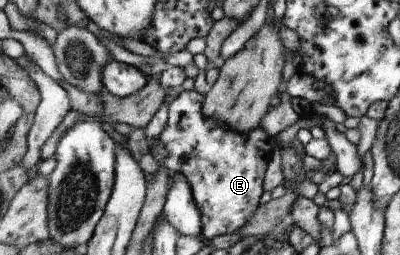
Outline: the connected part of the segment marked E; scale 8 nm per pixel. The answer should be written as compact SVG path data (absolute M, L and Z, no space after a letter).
M194 90L182 91L169 103L169 117L159 142L151 148L151 154L158 162L163 161L171 173L183 173L190 182L194 197L203 220L202 236L205 239L217 238L221 234L239 232L257 213L261 206L261 196L265 194L265 170L271 156L278 147L279 140L272 137L261 126L242 133L232 129L226 122L204 115L206 95Z

